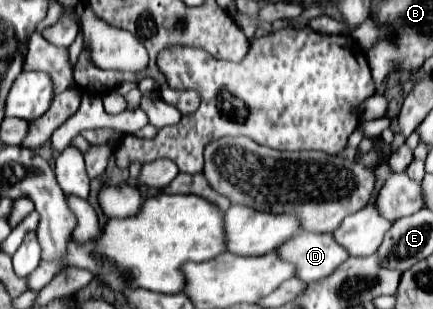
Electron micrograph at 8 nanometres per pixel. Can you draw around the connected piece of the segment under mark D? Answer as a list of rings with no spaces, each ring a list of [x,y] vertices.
[[[299,231],[295,239],[287,239],[287,243],[279,247],[277,255],[289,263],[295,263],[295,277],[305,283],[327,277],[349,257],[329,233],[309,231]]]

